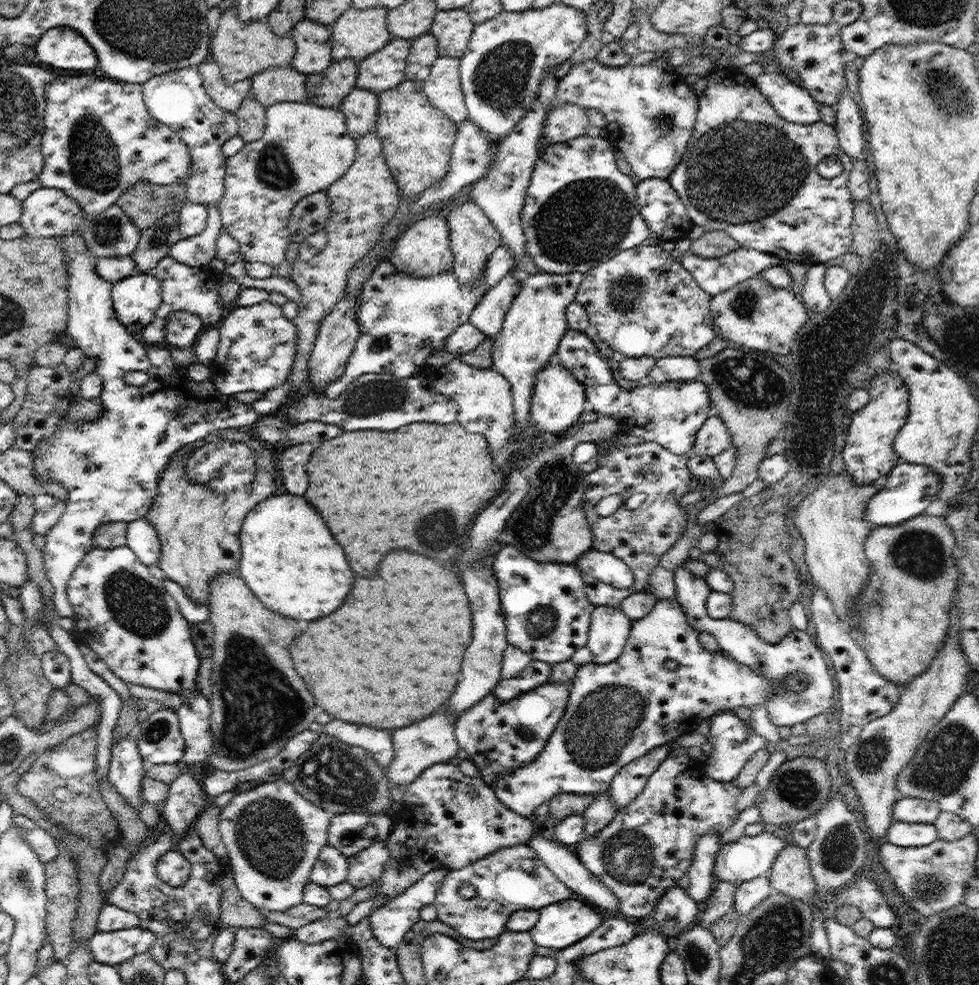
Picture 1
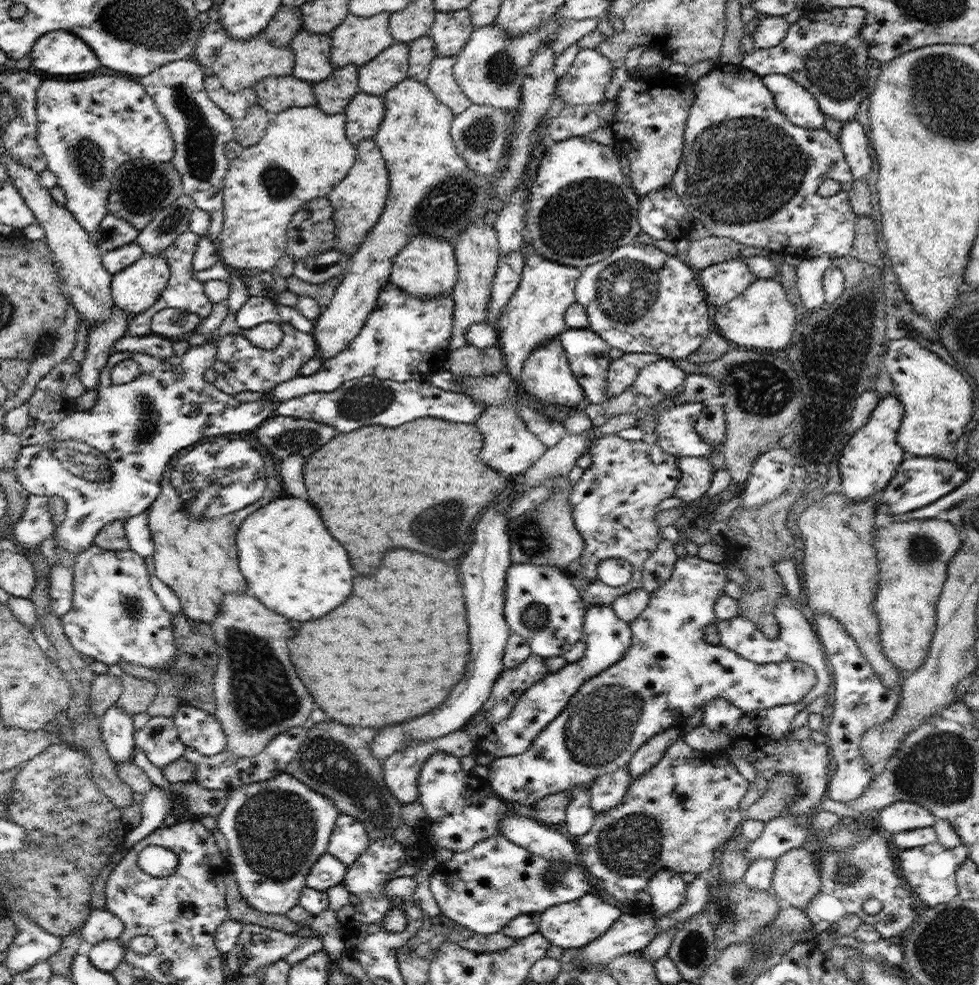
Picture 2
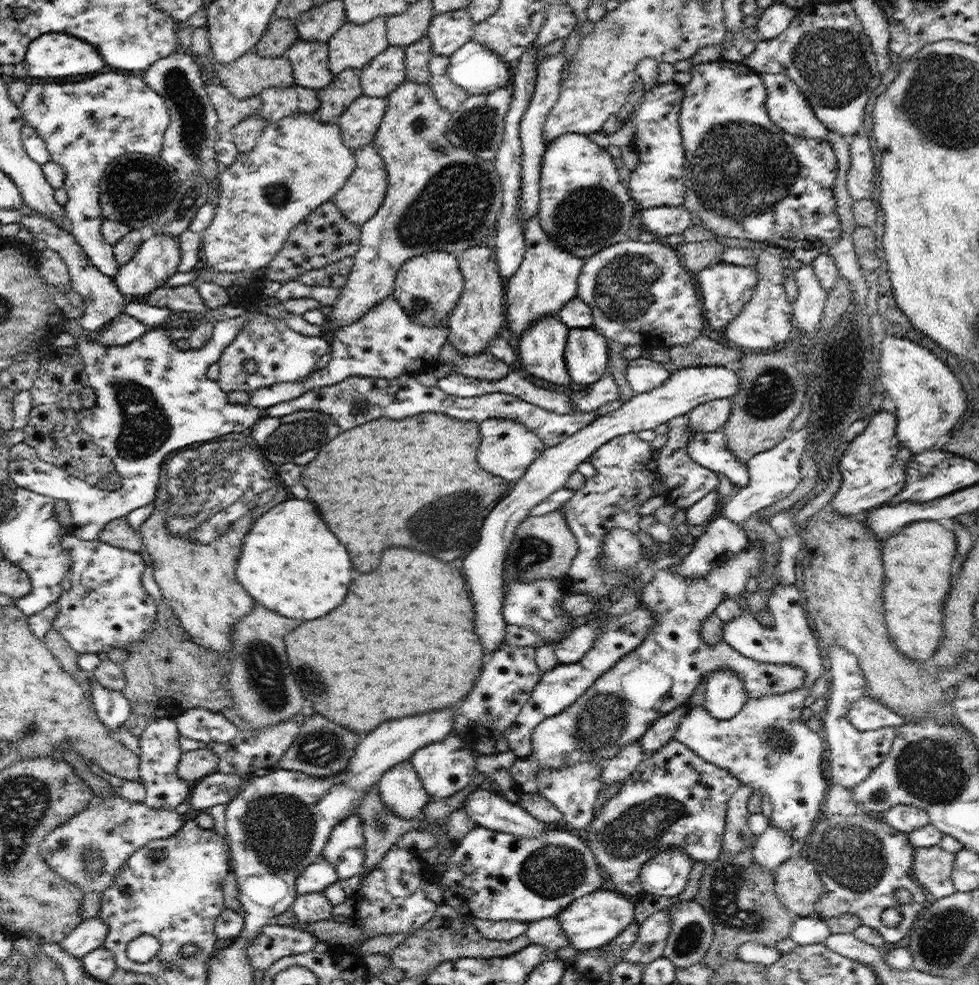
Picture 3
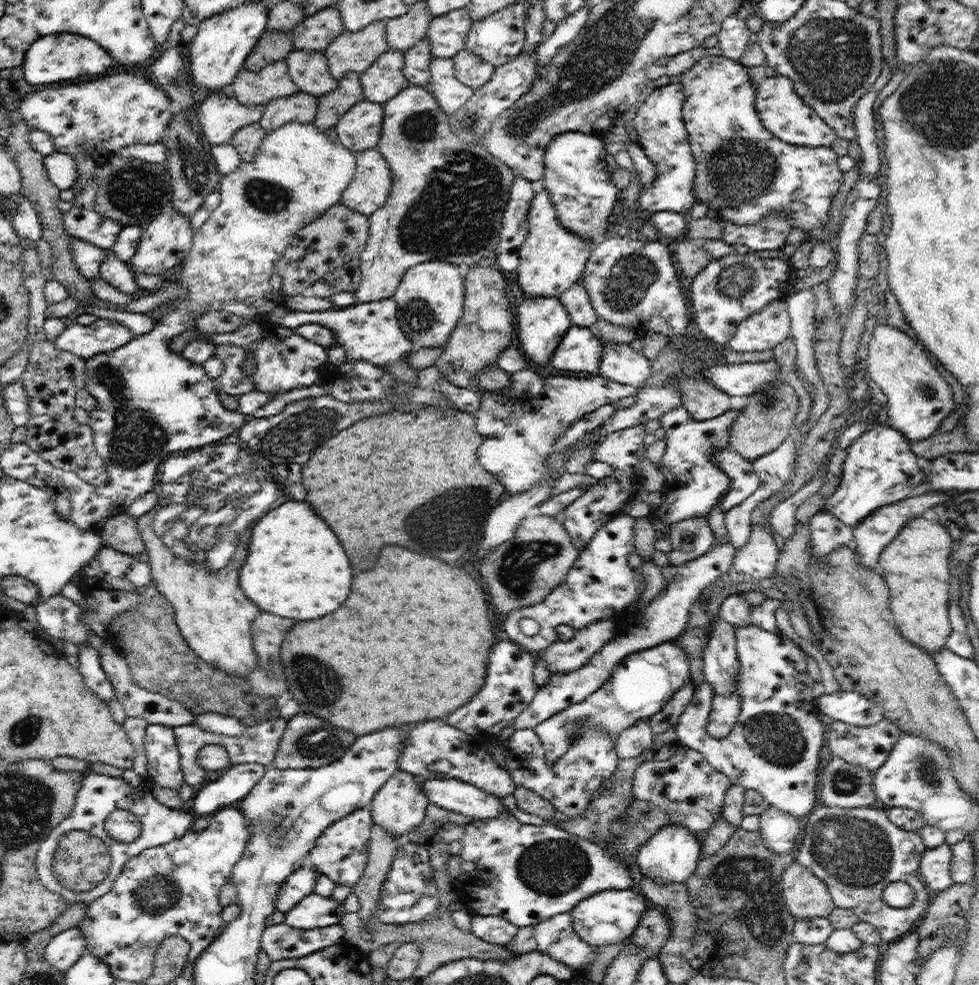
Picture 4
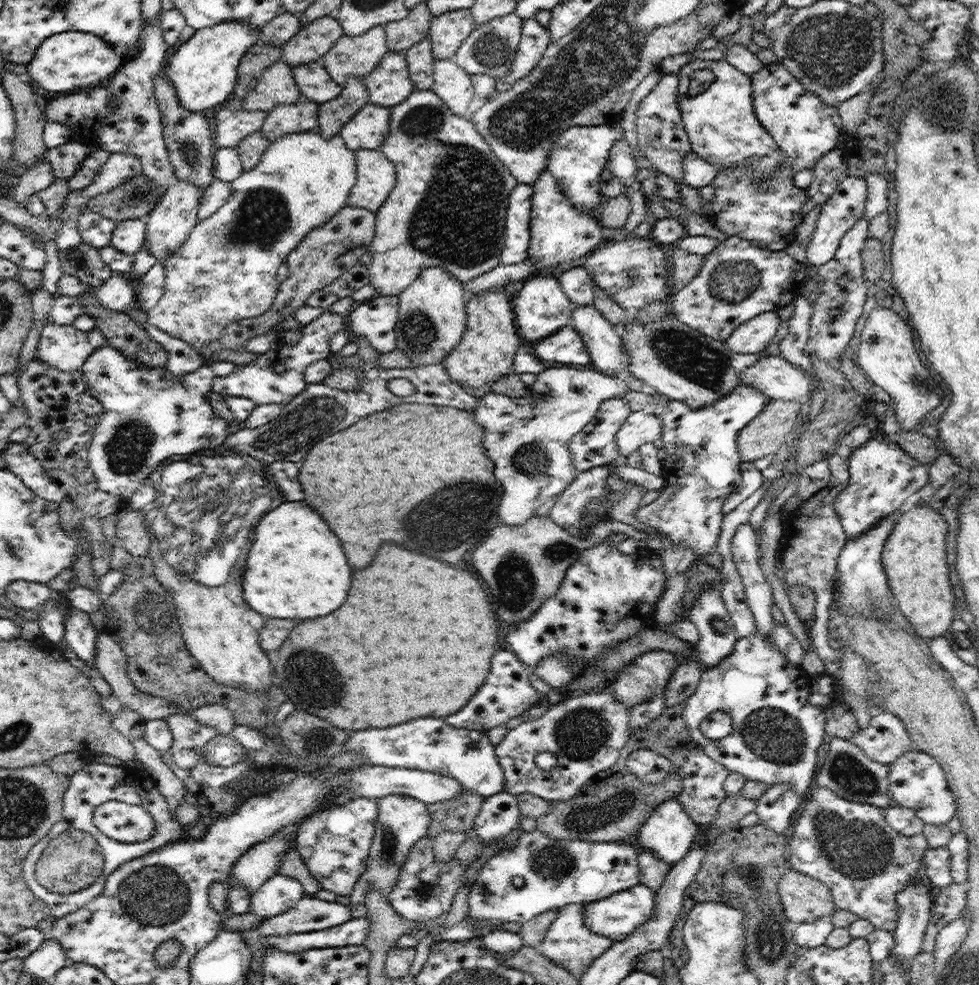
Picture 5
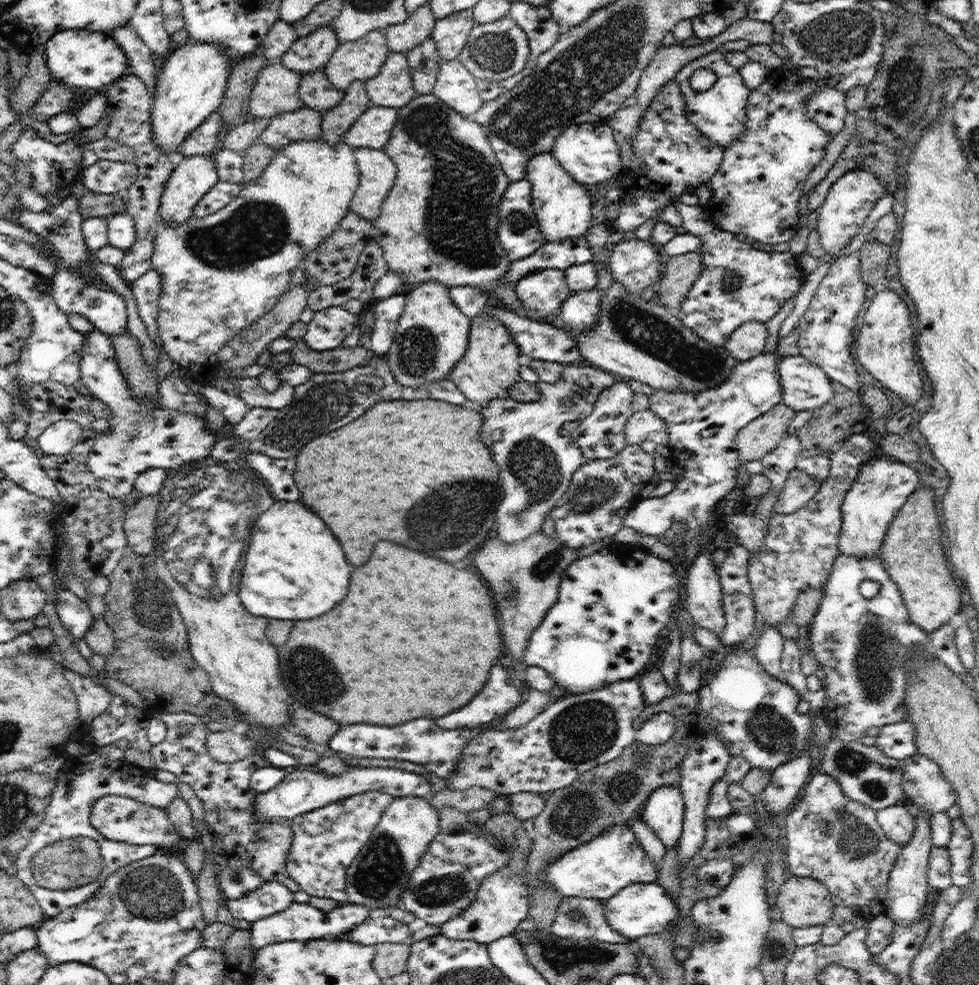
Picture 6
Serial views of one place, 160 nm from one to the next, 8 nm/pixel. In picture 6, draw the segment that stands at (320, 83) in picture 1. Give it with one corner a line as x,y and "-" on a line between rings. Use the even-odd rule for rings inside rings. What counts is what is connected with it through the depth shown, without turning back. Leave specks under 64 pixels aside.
360,79
352,81
344,91
342,100
336,106
320,112
322,140
335,147
343,141
344,134
354,124
354,121
371,105
365,81

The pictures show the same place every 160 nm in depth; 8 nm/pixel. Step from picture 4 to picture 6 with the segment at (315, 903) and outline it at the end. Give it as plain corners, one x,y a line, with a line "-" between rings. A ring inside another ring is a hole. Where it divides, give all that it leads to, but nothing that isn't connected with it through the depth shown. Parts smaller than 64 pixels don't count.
294,901
286,910
261,918
260,920
252,923
249,930
251,932
252,949
255,950
254,956
263,946
275,942
339,938
340,935
343,935
344,933
356,928
358,925
361,925
362,921
369,917
369,914
369,908
362,906
361,904
350,902
340,904
338,907
335,907
328,912
323,912
322,910
310,905
310,903

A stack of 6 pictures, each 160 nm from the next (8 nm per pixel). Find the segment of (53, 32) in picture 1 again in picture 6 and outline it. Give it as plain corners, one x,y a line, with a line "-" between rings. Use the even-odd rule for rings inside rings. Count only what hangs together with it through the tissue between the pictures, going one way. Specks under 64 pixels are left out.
68,29
53,34
45,45
47,68
53,78
70,87
105,89
128,73
125,52
110,34
87,29

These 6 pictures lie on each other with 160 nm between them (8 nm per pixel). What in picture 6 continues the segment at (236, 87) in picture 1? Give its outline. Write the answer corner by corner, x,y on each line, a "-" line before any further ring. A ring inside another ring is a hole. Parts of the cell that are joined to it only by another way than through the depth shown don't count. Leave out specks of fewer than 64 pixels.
254,117
250,122
244,121
229,130
224,138
220,138
220,147
243,154
253,142
260,140
262,131
269,125
268,117

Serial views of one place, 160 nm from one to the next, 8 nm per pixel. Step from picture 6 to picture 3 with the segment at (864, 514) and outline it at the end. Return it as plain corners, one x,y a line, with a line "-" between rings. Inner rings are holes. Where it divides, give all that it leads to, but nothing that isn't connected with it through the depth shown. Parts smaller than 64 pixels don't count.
883,410
876,413
865,429
851,440
839,460
841,487
830,502
836,513
843,517
861,517
872,509
889,504
891,498
904,488
905,470
913,453
898,440
896,425
896,415

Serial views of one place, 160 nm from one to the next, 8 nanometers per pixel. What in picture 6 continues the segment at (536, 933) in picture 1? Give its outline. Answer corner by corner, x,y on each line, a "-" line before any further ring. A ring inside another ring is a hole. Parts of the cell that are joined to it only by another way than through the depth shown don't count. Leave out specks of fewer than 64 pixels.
657,882
625,886
619,893
604,901
603,907
607,923
629,942
634,943
635,938
639,936
663,933
666,929
678,936
679,907
672,895

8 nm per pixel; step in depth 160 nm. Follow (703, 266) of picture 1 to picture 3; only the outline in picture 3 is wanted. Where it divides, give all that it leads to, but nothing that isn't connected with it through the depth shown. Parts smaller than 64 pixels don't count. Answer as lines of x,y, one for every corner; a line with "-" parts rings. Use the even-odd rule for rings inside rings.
723,261
704,268
695,276
700,294
702,294
703,315
710,328
722,334
728,322
732,322
732,318
736,318
744,310
744,306
748,304
747,302
756,292
756,286
760,282
760,274
755,267
727,264

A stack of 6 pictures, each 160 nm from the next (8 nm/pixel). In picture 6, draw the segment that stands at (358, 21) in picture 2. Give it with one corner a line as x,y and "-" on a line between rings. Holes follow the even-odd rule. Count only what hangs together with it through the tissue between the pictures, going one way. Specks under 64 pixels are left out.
373,30
359,41
340,43
322,68
328,80
341,91
352,81
374,78
391,53
383,30

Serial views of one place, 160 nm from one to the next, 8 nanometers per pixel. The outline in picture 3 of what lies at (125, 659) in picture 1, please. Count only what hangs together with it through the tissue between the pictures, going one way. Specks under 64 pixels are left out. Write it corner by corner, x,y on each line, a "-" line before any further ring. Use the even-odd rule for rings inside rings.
66,534
62,543
70,557
70,590
57,600
59,611
51,628
57,630
78,653
108,652
112,648
128,649
133,642
145,640
157,617
157,601
142,584
145,571
140,552
121,549
102,542
-
191,709
183,713
173,714
173,717
178,726
179,735
198,740
204,744
212,743
212,741
216,741
216,743
228,742
236,737
240,729
226,719
222,713
212,712
208,709

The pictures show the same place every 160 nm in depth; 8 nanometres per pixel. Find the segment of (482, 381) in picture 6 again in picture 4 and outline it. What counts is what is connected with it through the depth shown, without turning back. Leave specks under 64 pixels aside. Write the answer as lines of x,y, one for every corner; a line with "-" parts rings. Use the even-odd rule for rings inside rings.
474,266
464,275
464,280
465,308
462,318
450,333
445,349
435,365
443,378
453,386
474,390
474,386
479,385
480,371
491,364
497,364
499,354
516,342
516,317
508,307
507,285
499,270

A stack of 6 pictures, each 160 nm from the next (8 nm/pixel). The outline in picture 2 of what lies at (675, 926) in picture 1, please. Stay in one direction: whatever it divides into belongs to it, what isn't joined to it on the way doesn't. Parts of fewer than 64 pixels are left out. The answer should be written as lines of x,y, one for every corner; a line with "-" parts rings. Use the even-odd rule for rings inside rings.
664,868
649,880
651,896
650,912
655,918
673,914
684,904
687,897
687,883
680,873

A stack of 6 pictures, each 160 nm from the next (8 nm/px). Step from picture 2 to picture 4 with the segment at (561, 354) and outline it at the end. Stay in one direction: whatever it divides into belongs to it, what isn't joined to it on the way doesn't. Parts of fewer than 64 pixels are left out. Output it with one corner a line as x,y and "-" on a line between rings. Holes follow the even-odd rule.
528,296
516,308
515,340
534,367
548,366
566,331
573,326
568,310
559,297

